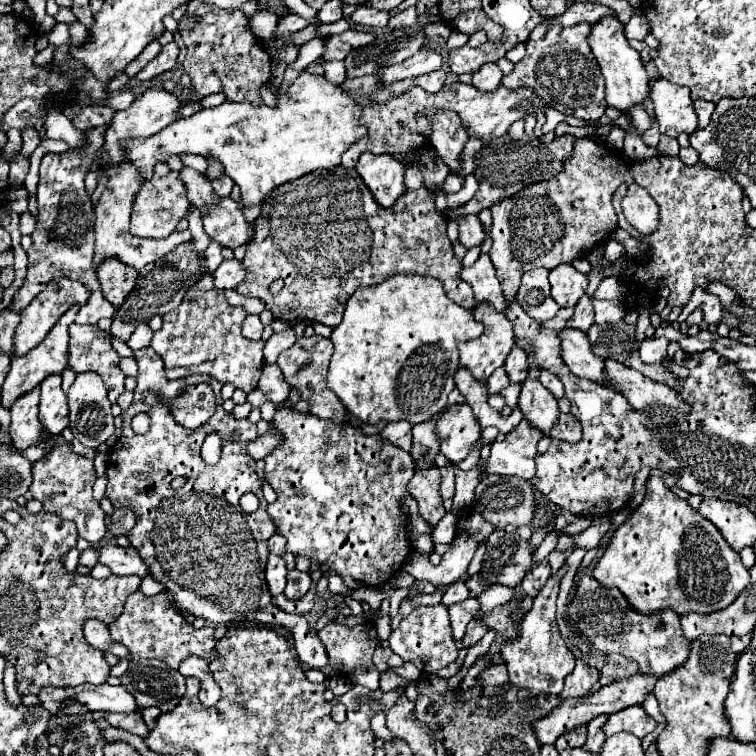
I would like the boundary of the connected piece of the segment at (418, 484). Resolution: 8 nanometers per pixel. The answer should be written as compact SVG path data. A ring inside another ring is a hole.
M435 466L429 470L417 470L409 482L409 492L419 504L419 514L431 528L435 528L435 524L447 514L439 494L439 482L441 476Z

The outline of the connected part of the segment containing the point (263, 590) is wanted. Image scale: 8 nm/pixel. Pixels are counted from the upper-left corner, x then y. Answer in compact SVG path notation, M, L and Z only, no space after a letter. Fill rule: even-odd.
M153 348L137 350L137 352L133 352L133 358L139 364L135 400L121 414L123 416L121 436L117 438L113 448L109 450L107 470L105 470L105 476L107 476L105 498L113 504L113 508L129 508L135 514L135 526L127 532L131 546L147 562L151 576L157 582L163 582L167 586L169 596L173 598L173 602L179 610L189 612L195 618L203 618L211 624L227 624L227 626L231 626L231 624L277 624L277 626L283 626L283 628L293 632L295 650L299 654L299 660L305 666L309 666L309 668L327 666L329 658L327 658L325 646L317 634L311 634L307 620L299 614L287 614L287 612L283 612L271 604L271 594L269 594L263 572L265 572L265 564L267 564L267 556L269 556L267 540L275 534L275 524L269 520L269 514L265 512L267 502L263 498L261 480L255 472L255 460L247 454L247 442L249 440L237 440L237 442L229 440L229 436L233 432L239 432L239 438L257 438L257 426L251 424L249 420L237 420L229 412L223 410L223 406L221 406L221 384L217 380L203 376L203 374L193 374L193 376L185 376L185 380L169 382L169 380L165 380L167 376L163 370L163 360L157 352L153 352ZM197 382L207 382L217 396L217 410L203 428L187 430L187 428L179 426L173 420L165 402L155 404L155 406L149 406L143 402L143 396L147 392L157 392L161 396L177 396L179 390L183 390L187 384L197 384ZM139 412L145 412L151 418L151 426L145 434L135 434L131 430L131 420ZM213 432L221 436L223 450L221 450L221 460L215 466L209 466L201 458L201 444L203 444L205 436L209 436ZM177 476L187 478L187 482L183 484L181 490L171 488L171 480ZM245 492L253 492L261 502L259 510L253 514L243 512L239 506L239 498Z

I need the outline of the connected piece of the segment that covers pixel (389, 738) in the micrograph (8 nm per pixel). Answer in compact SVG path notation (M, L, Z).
M377 712L377 716L373 716L373 732L383 740L383 742L393 742L395 736L393 732L389 732L387 724L385 724L385 714Z

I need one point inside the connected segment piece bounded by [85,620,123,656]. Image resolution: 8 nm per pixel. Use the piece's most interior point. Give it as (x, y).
(97, 634)

